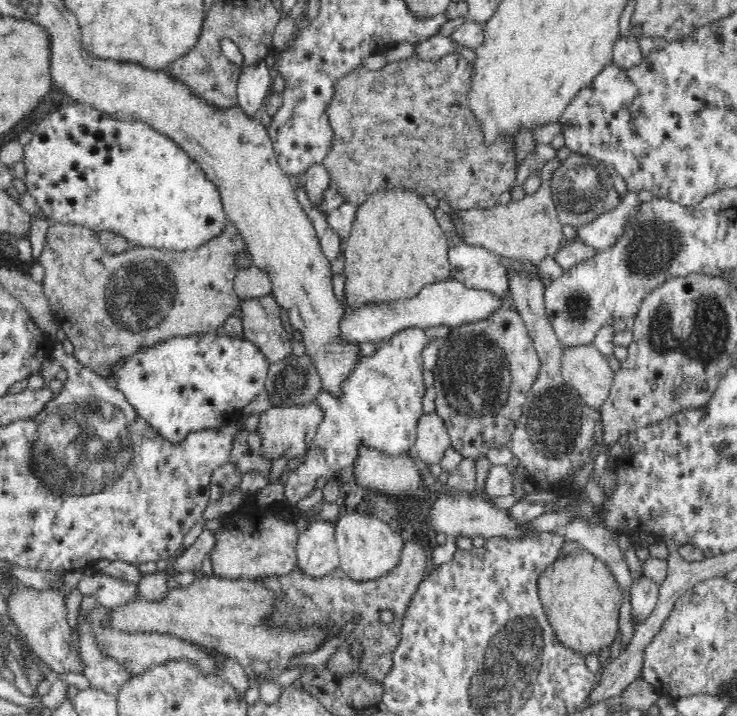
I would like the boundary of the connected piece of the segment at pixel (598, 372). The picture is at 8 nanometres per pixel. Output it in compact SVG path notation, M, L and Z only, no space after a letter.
M592 343L565 347L560 362L560 372L564 381L578 391L578 394L584 399L586 405L600 410L604 400L610 394L614 376L614 371L608 365L606 355L602 355Z

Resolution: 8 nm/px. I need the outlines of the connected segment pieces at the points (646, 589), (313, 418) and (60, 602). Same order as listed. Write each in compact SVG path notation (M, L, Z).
M646 575L633 580L629 588L632 617L636 623L644 623L658 605L659 586Z
M315 402L302 406L273 407L262 412L256 430L261 438L261 456L273 461L278 458L293 459L306 454L323 420L324 412Z
M52 589L18 590L12 598L7 600L8 613L22 634L26 636L28 644L32 647L34 654L44 661L56 673L66 672L83 674L85 670L84 661L80 658L80 652L73 644L70 624L68 624L68 608L63 590L52 591Z

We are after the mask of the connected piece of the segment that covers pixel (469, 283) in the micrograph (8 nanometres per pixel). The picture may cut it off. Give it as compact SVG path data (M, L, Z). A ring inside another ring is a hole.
M460 241L448 250L451 277L468 288L489 290L499 298L509 298L508 270L500 264L500 256L481 246Z

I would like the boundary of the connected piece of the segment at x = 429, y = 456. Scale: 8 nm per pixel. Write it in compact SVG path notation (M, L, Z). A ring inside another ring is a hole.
M422 415L417 424L414 455L425 469L438 464L451 446L451 439L448 426L440 415Z

